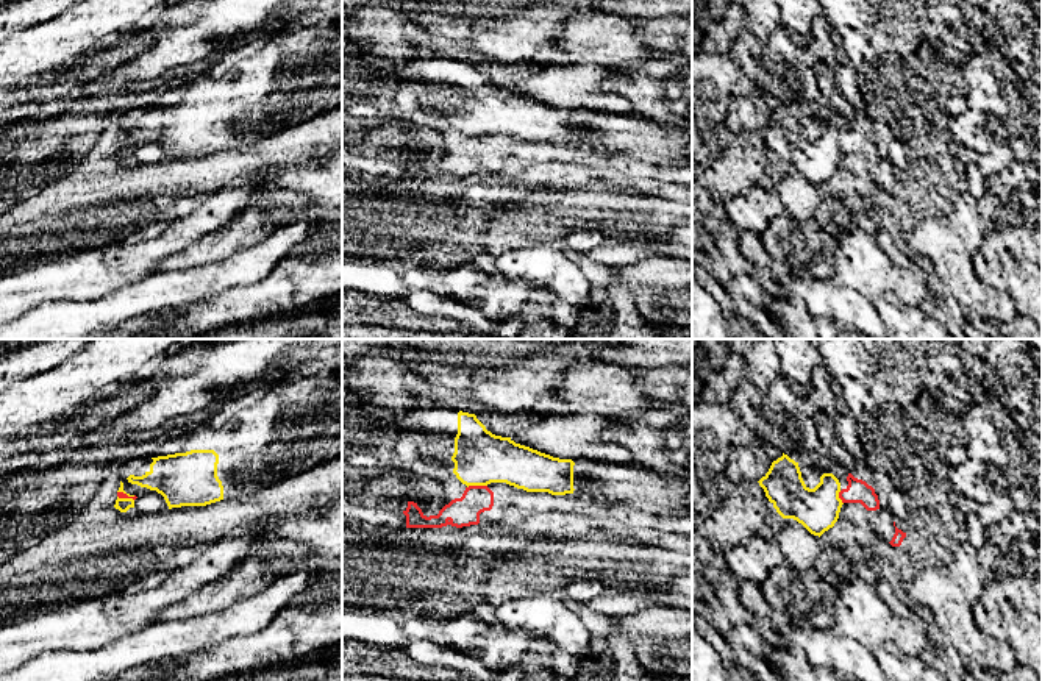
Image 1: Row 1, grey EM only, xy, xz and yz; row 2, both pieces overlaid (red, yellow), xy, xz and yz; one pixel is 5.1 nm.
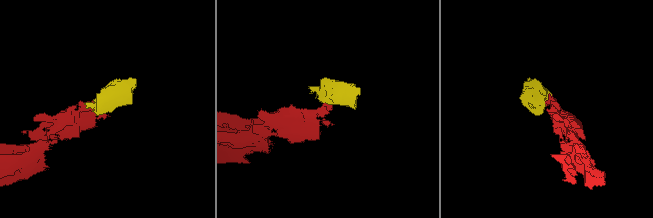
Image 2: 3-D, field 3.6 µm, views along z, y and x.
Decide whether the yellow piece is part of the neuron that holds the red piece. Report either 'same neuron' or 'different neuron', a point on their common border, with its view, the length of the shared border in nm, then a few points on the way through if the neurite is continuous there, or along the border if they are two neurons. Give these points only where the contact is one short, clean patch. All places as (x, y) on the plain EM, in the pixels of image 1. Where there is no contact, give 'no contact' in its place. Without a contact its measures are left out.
different neuron; meets red in xz at (477, 136); contact 110 nm long; border along xz (486, 135), (471, 135), (467, 138)

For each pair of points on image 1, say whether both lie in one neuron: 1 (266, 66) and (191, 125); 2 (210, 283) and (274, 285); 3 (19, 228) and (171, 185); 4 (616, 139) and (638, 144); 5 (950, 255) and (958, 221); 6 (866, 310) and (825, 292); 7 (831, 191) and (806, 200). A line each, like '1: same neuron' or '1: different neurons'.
1: same neuron
2: different neurons
3: same neuron
4: same neuron
5: different neurons
6: same neuron
7: different neurons

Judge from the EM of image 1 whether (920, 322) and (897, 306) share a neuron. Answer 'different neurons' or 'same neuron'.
same neuron

